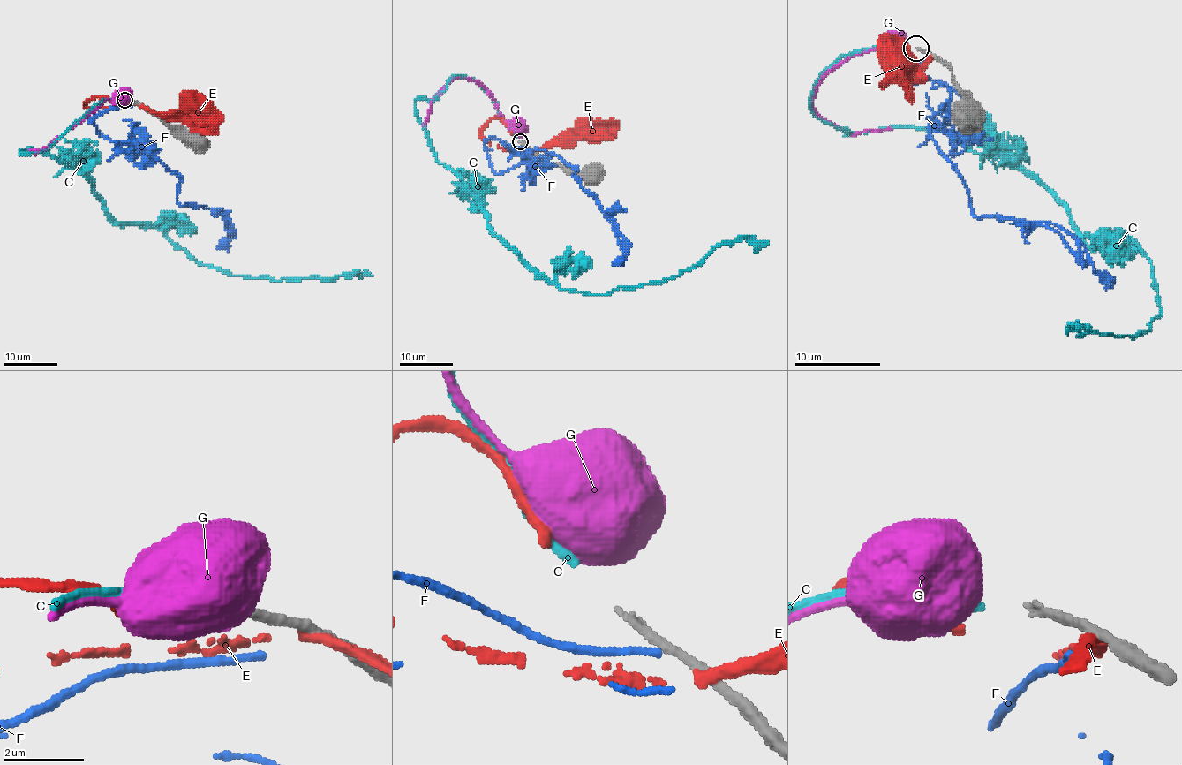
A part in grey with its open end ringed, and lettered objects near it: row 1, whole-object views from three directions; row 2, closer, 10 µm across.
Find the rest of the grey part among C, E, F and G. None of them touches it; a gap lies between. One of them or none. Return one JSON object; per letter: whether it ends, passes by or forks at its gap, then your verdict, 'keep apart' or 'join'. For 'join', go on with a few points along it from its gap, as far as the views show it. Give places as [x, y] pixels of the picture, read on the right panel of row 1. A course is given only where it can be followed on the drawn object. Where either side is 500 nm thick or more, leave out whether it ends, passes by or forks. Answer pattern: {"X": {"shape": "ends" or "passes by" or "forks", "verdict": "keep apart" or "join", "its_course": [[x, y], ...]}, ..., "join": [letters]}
{"C": {"shape": "ends", "verdict": "join", "its_course": [[907, 48], [843, 55], [810, 108], [944, 129], [1133, 247], [1162, 314], [1091, 330]]}, "E": {"shape": "passes by", "verdict": "keep apart"}, "F": {"shape": "ends", "verdict": "keep apart"}, "G": {"verdict": "keep apart"}, "join": ["C"]}

